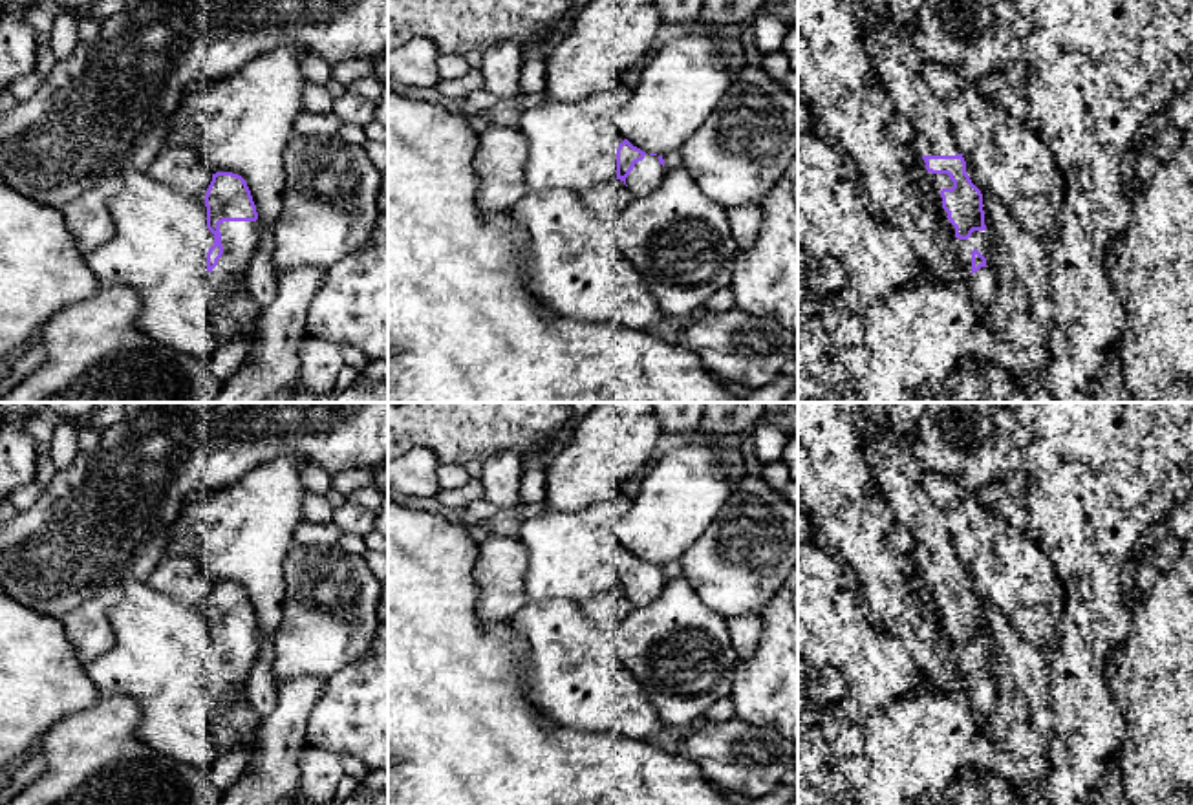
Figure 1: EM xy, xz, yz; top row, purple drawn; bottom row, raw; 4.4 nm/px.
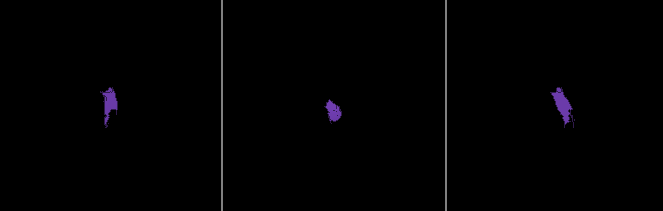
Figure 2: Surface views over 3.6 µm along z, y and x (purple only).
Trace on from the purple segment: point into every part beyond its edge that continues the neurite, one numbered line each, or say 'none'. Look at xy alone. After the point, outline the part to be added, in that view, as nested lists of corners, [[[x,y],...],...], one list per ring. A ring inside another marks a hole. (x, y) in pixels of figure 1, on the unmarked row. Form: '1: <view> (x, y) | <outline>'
1: xy (238, 648) | [[[223,631],[220,642],[223,664],[207,686],[212,712],[247,695],[249,673],[258,657],[256,631]]]

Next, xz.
1: xz (646, 584) | [[[646,564],[642,571],[635,573],[633,580],[626,587],[626,595],[633,607],[644,606],[655,600],[666,578],[659,573],[659,565]]]

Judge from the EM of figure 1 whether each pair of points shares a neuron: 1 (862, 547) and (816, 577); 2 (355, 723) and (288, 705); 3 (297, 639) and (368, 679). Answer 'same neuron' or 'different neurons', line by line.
1: different neurons
2: different neurons
3: different neurons

